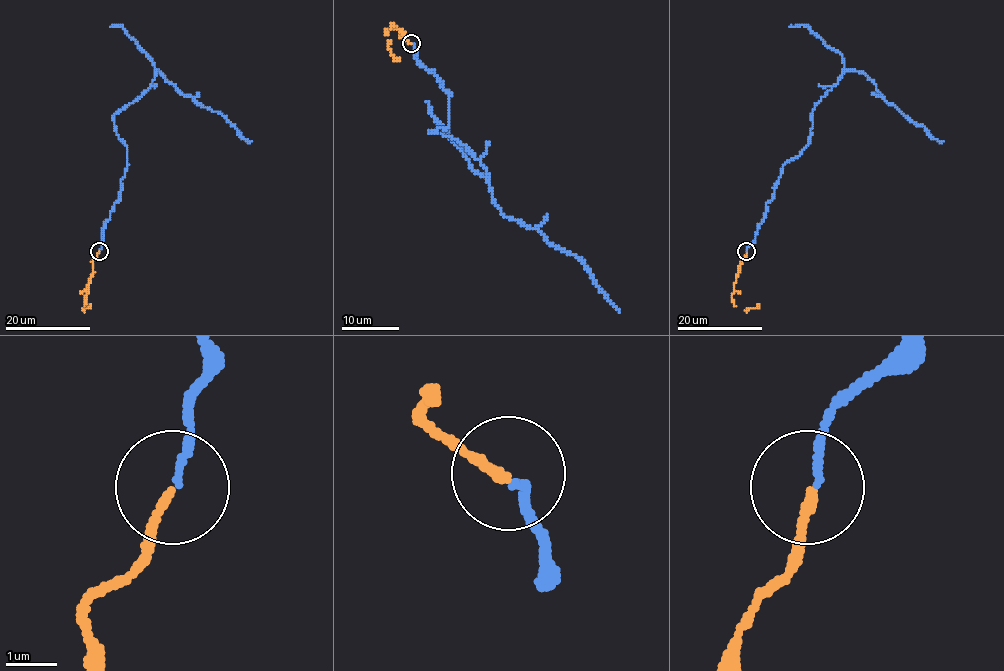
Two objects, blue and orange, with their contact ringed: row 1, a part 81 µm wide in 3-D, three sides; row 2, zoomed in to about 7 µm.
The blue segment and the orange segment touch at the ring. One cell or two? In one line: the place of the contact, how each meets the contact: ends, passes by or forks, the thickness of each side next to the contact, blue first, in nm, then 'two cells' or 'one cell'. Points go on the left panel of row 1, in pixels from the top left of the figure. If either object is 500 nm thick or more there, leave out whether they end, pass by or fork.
(99, 251) | blue ends | orange ends | 130/170 nm | one cell

